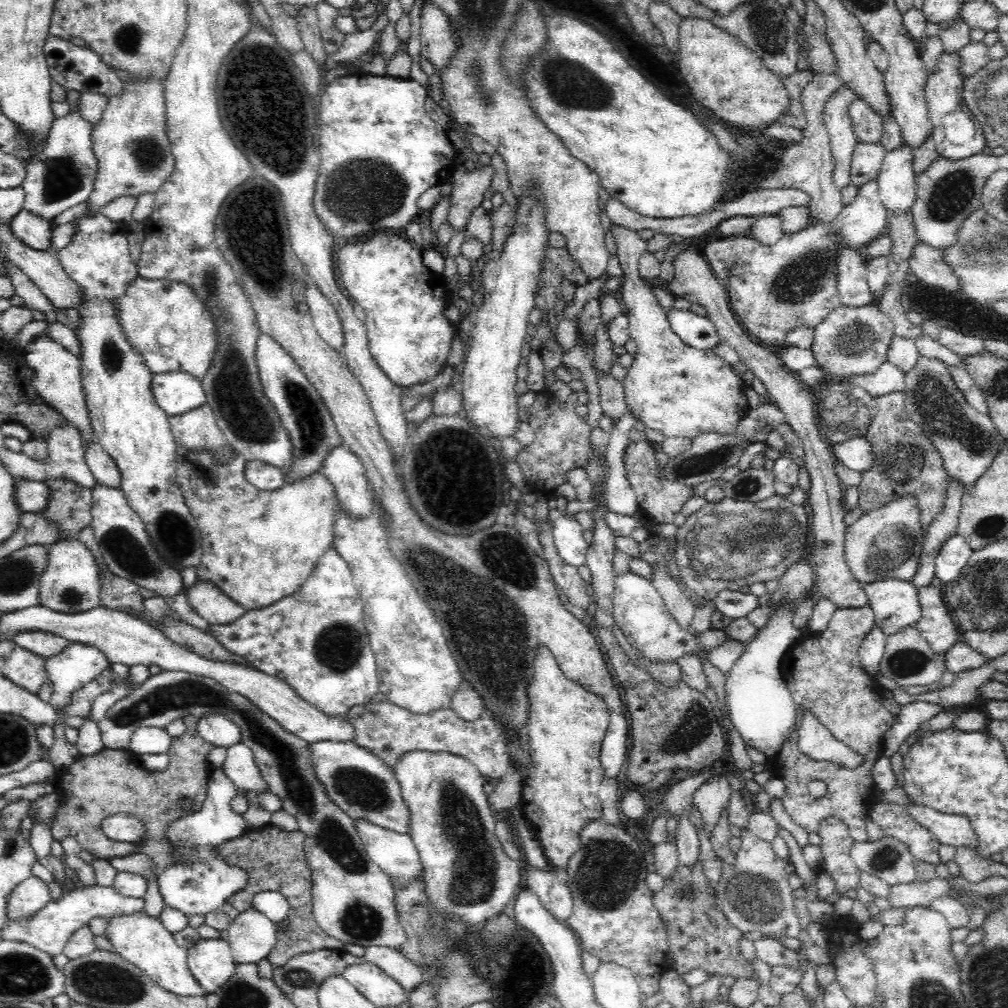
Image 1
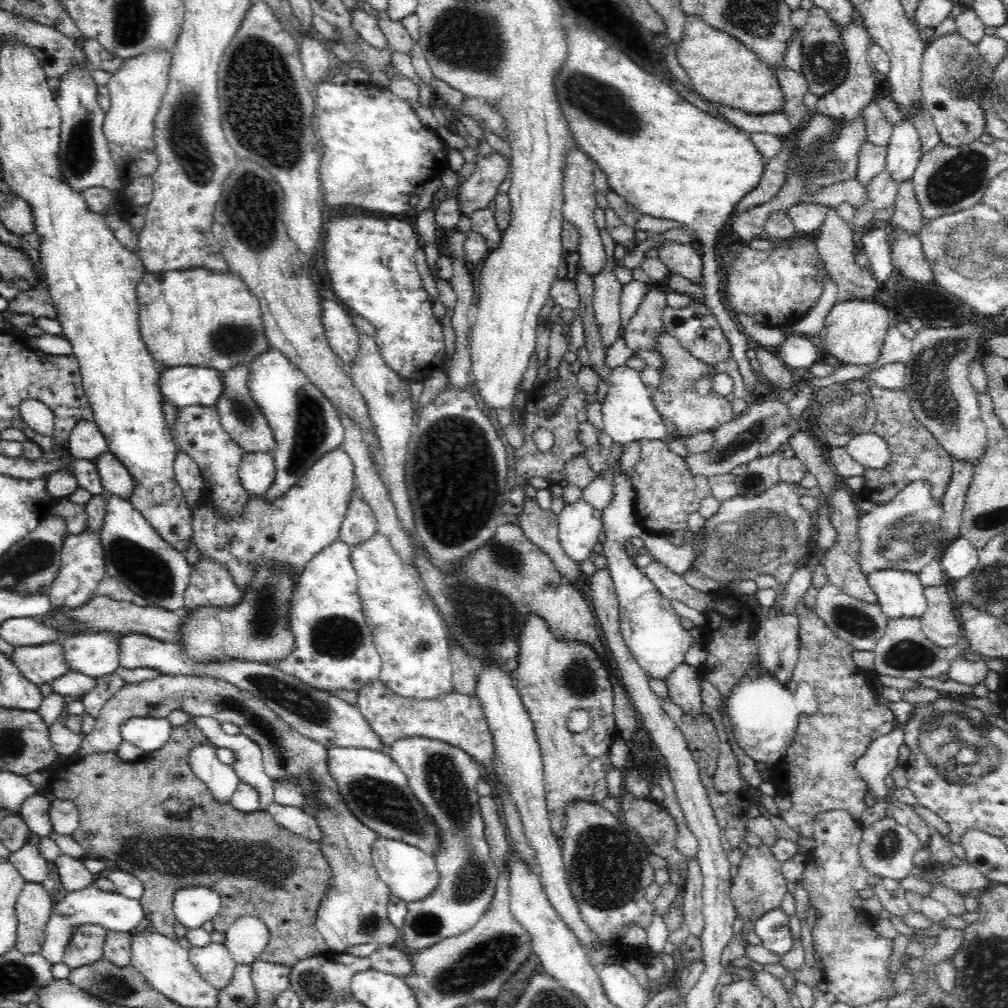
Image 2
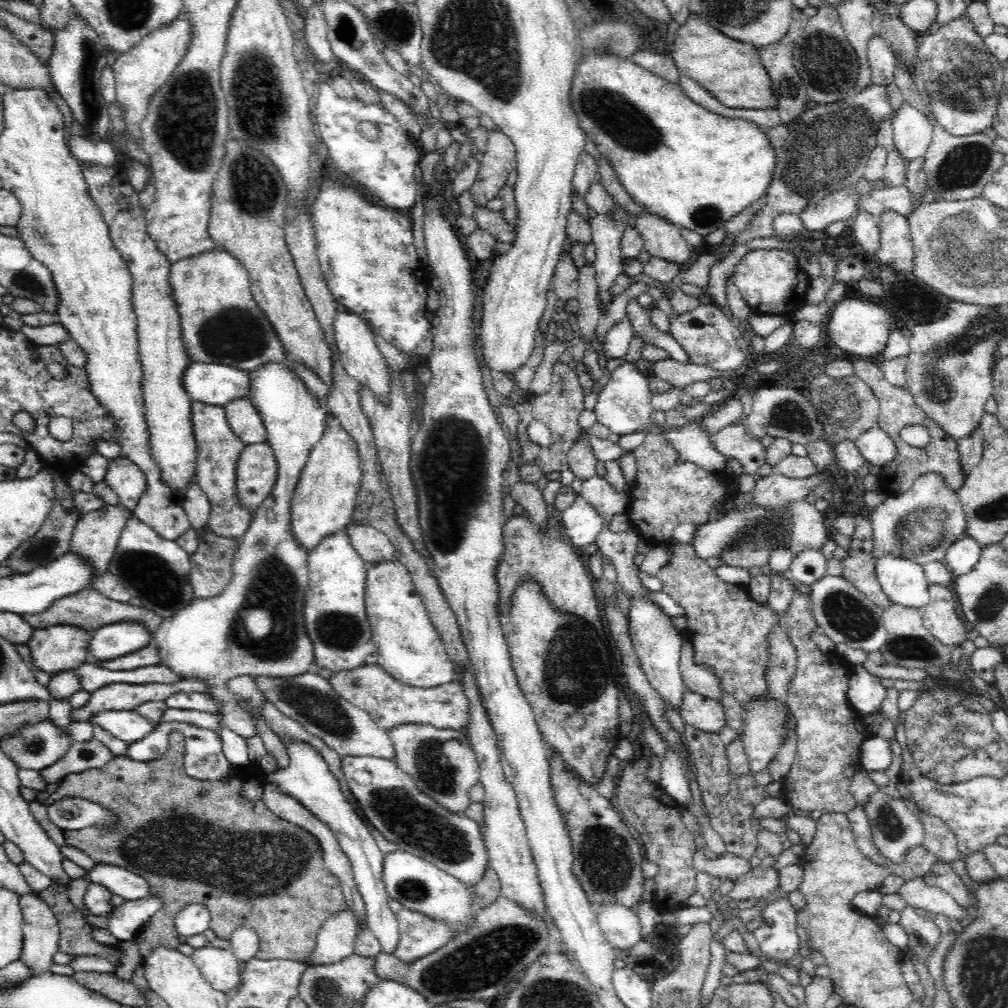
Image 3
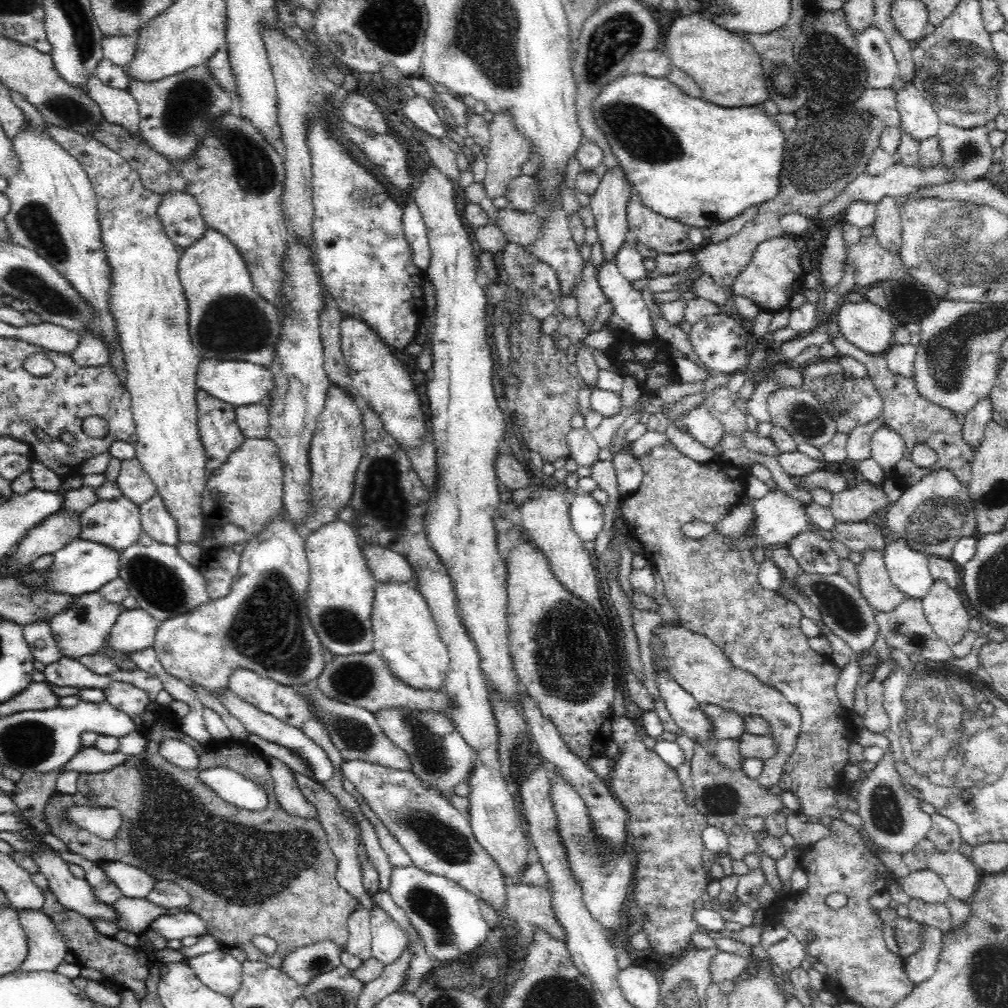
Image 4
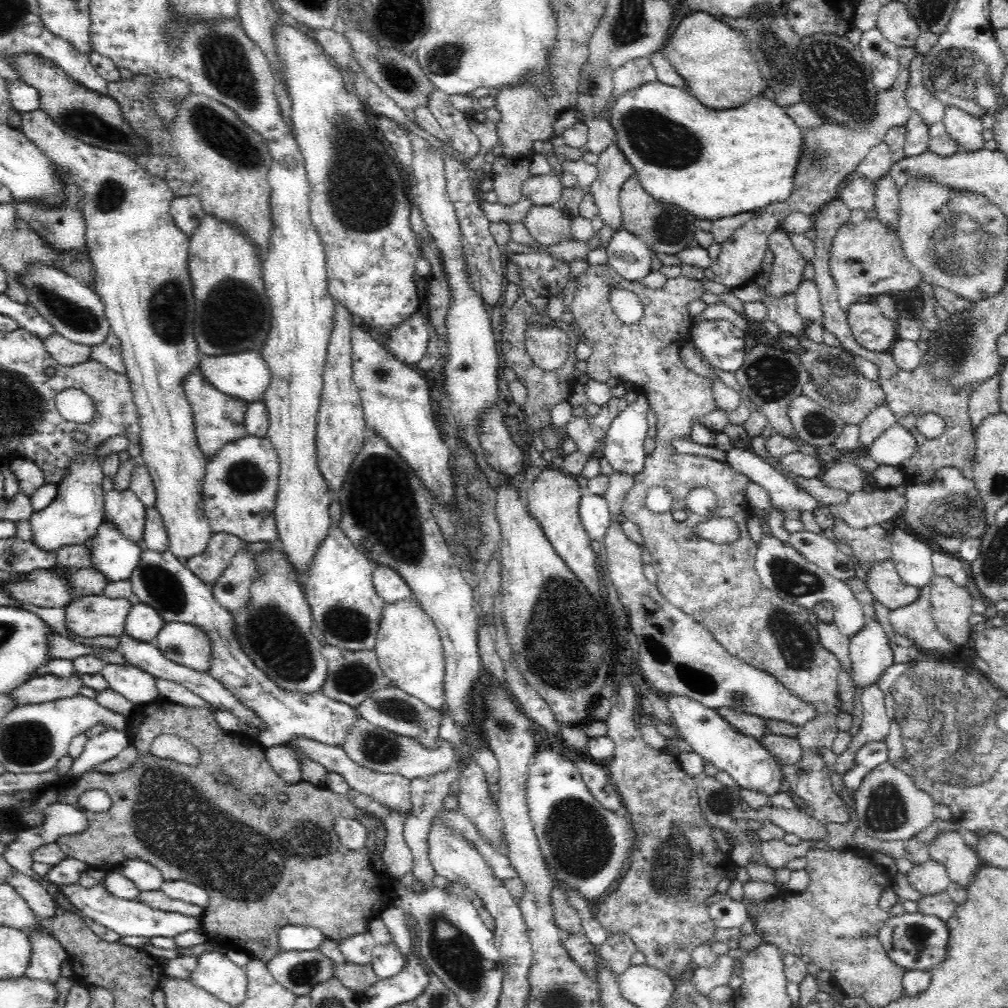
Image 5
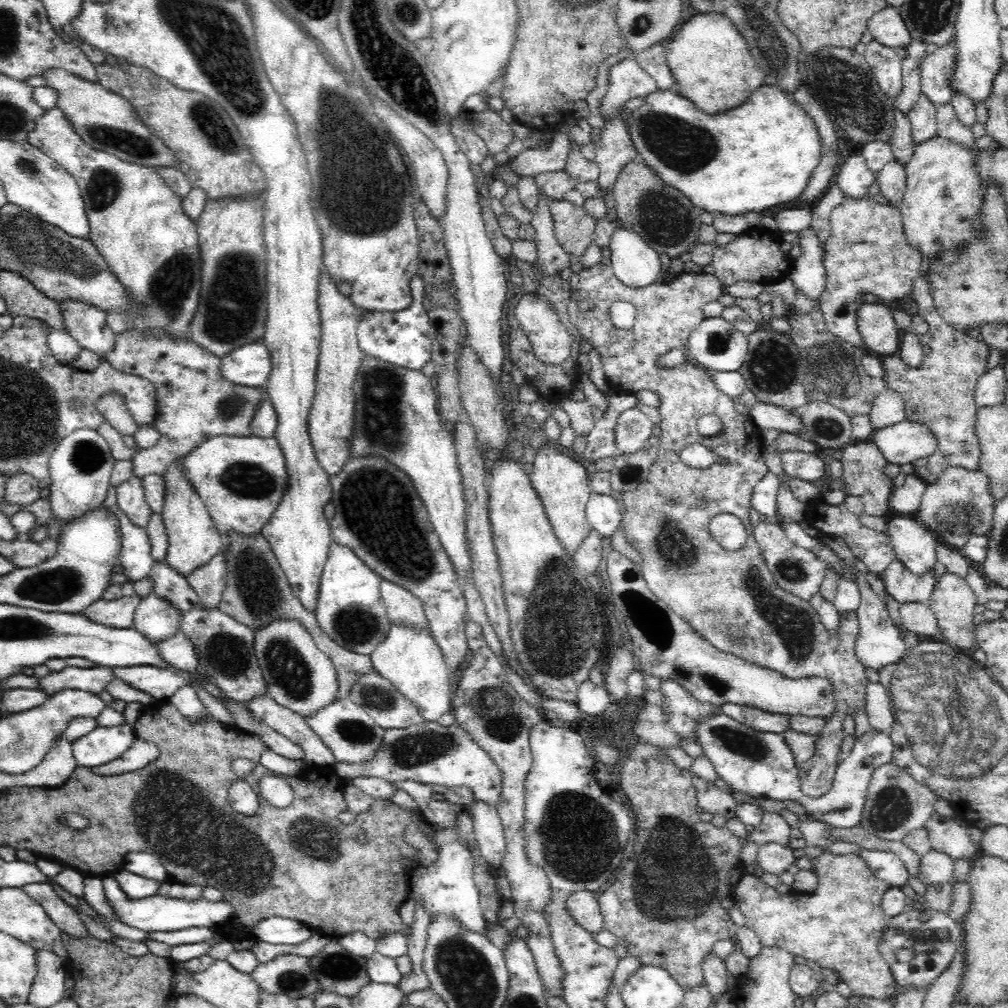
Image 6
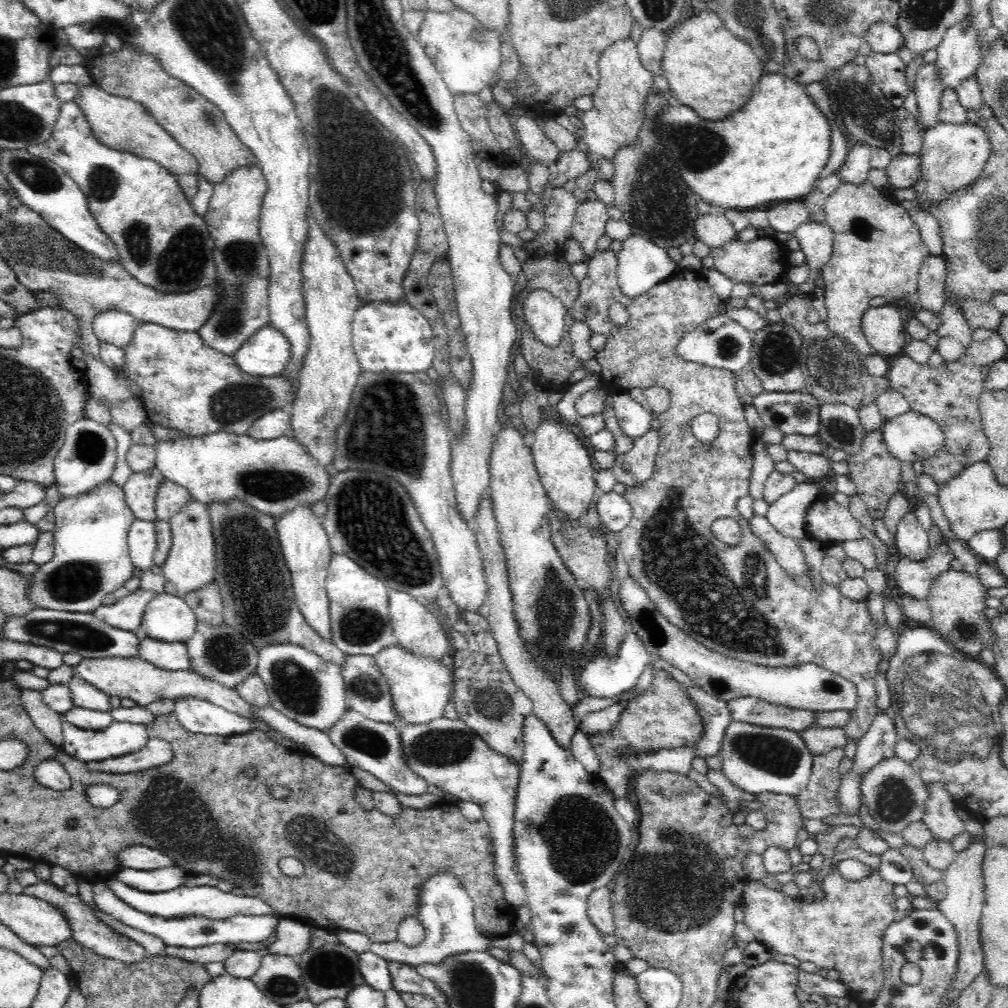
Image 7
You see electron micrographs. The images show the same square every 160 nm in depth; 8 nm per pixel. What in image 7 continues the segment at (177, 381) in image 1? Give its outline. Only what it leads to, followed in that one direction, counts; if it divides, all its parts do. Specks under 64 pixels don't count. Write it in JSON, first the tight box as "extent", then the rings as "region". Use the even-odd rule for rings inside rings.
{"extent":[233,322,290,377],"region":[[[268,322],[246,340],[233,357],[242,373],[271,377],[282,374],[290,362],[290,356],[290,343]]]}

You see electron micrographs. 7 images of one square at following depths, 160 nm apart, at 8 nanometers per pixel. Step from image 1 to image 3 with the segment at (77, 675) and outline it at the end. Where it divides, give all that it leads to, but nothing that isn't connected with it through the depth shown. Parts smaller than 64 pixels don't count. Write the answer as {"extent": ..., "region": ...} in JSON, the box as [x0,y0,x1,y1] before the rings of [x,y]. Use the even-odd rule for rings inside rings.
{"extent":[89,620,152,662],"region":[[[122,620],[96,629],[89,642],[89,662],[114,660],[140,650],[152,642],[152,634],[145,624]]]}

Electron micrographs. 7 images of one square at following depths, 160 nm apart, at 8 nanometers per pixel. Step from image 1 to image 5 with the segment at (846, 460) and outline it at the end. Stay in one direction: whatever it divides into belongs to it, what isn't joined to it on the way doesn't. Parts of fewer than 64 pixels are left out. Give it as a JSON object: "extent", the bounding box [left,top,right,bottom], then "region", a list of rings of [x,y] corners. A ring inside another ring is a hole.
{"extent":[867,424,916,467],"region":[[[894,424],[872,442],[867,453],[880,465],[900,467],[915,453],[916,439],[901,424]]]}

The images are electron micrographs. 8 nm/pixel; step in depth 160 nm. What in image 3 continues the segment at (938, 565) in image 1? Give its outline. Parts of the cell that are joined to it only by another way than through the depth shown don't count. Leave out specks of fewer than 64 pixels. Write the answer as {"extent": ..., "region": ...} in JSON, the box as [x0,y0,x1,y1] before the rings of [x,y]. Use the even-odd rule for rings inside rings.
{"extent":[943,536,983,576],"region":[[[962,536],[950,545],[943,563],[950,572],[962,576],[978,562],[983,548],[972,537]]]}

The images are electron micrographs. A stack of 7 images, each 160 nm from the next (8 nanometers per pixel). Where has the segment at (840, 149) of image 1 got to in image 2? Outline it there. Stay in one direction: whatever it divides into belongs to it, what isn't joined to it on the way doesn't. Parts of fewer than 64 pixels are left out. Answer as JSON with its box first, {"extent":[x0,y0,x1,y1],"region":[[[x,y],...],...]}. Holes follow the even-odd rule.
{"extent":[816,11,876,122],"region":[[[857,11],[852,14],[852,20],[846,24],[845,29],[841,30],[841,36],[850,64],[848,66],[848,76],[846,76],[846,80],[840,86],[818,99],[818,102],[816,102],[816,110],[820,114],[825,114],[830,118],[837,118],[838,120],[848,122],[858,112],[861,112],[870,100],[872,100],[872,96],[876,92],[875,72],[867,55],[868,47],[872,44],[873,40],[867,33],[862,18]]]}

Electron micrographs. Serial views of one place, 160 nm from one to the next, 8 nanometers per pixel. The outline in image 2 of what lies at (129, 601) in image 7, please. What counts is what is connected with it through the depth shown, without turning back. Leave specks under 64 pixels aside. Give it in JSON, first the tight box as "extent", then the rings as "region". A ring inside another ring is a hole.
{"extent":[10,638,68,687],"region":[[[57,638],[36,646],[16,647],[10,657],[19,672],[38,687],[68,672],[63,642]]]}

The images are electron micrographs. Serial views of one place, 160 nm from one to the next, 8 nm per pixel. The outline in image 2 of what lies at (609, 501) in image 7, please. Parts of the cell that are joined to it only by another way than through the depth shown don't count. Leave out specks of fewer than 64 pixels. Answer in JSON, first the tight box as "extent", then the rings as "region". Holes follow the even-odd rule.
{"extent":[557,499,603,563],"region":[[[584,499],[567,504],[557,516],[559,541],[566,555],[576,563],[591,557],[592,547],[603,530],[602,512]]]}

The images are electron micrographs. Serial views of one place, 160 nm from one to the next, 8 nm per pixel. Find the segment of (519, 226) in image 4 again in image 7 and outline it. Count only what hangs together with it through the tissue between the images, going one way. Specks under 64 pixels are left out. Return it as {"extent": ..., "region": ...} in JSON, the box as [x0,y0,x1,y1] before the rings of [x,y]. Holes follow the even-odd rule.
{"extent":[568,199,610,256],"region":[[[587,199],[575,210],[568,238],[574,238],[580,242],[585,256],[594,256],[594,253],[598,251],[598,240],[606,234],[608,220],[610,216],[607,206],[600,199],[595,201]]]}

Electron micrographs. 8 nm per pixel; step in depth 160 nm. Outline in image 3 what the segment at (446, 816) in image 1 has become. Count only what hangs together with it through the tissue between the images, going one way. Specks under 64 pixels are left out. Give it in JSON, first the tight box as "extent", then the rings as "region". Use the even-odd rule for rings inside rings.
{"extent":[387,724,480,963],"region":[[[402,724],[387,731],[396,749],[396,763],[415,782],[416,787],[450,813],[464,813],[471,800],[469,791],[479,783],[480,763],[466,732],[435,728],[426,724]],[[404,907],[396,915],[400,938],[393,955],[402,963],[413,963],[450,941],[449,926],[444,921],[432,921],[426,915]]]}

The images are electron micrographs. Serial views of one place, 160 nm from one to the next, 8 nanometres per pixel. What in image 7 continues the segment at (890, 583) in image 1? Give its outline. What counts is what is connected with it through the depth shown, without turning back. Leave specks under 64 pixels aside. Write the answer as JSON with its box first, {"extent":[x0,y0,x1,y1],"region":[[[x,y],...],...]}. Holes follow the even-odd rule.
{"extent":[896,510,929,562],"region":[[[911,510],[905,514],[897,524],[896,546],[901,556],[920,562],[929,554],[929,531],[922,527],[922,523]]]}

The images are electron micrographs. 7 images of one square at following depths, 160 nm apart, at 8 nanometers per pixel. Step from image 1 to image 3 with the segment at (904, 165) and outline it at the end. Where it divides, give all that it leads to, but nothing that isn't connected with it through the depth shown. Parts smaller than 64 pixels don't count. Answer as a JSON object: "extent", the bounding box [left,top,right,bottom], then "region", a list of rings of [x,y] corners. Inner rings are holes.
{"extent":[891,101,933,161],"region":[[[904,101],[891,118],[897,152],[906,161],[922,156],[928,150],[933,128],[927,116]]]}

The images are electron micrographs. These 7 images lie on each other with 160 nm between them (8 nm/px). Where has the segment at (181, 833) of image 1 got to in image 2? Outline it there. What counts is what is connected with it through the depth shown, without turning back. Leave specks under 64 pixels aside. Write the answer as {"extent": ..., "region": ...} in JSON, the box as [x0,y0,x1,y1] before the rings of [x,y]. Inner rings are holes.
{"extent":[174,741,241,930],"region":[[[209,741],[200,742],[190,750],[190,768],[193,774],[210,789],[217,802],[231,802],[233,793],[241,782],[233,766],[220,763],[216,757],[217,748]],[[186,887],[174,894],[175,919],[187,930],[211,921],[221,908],[221,898],[208,887]]]}

